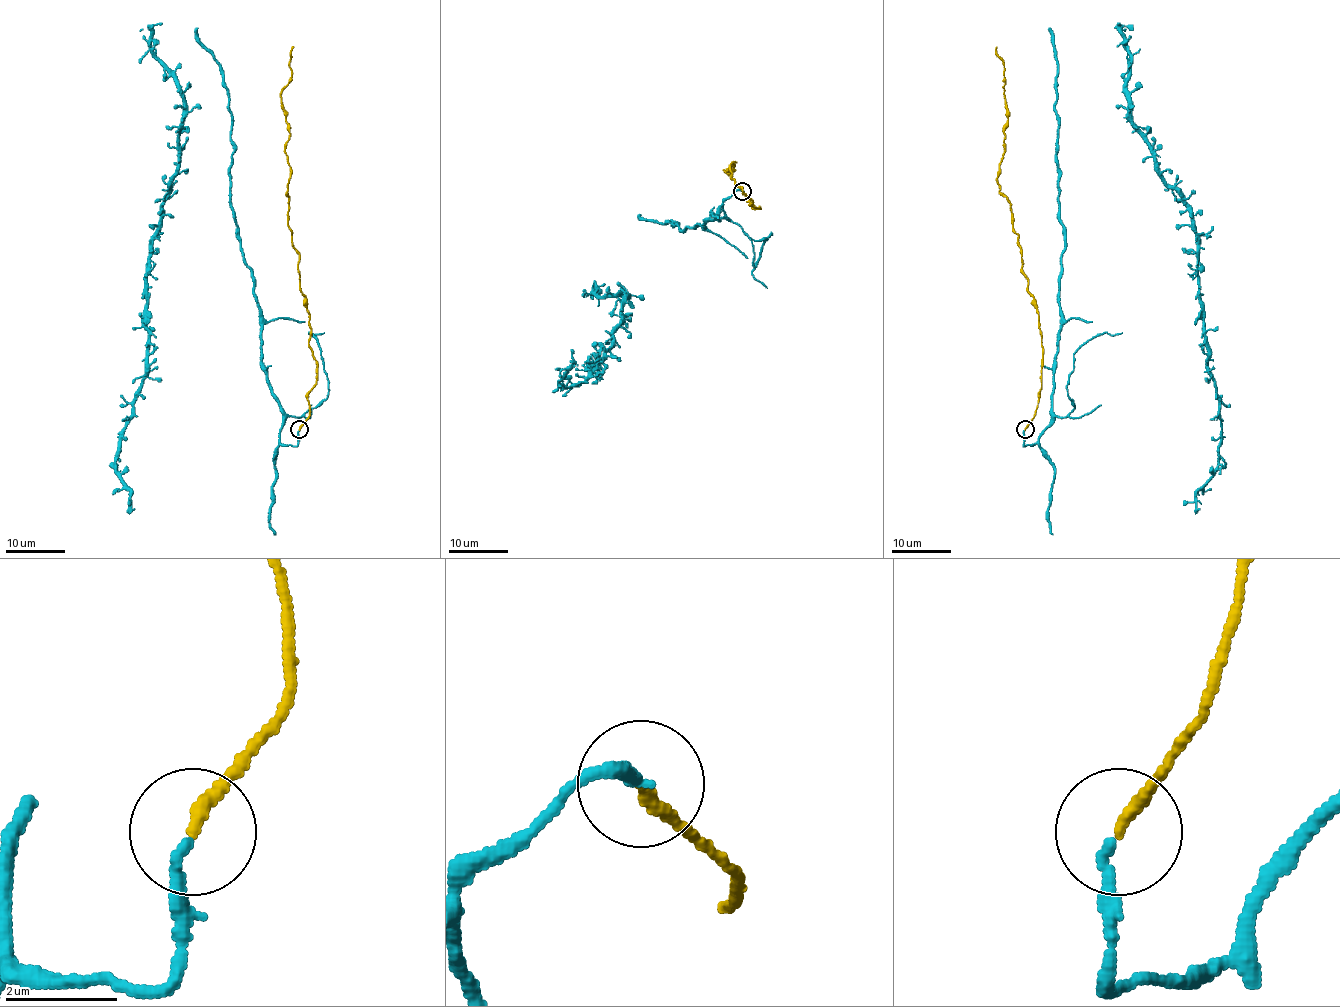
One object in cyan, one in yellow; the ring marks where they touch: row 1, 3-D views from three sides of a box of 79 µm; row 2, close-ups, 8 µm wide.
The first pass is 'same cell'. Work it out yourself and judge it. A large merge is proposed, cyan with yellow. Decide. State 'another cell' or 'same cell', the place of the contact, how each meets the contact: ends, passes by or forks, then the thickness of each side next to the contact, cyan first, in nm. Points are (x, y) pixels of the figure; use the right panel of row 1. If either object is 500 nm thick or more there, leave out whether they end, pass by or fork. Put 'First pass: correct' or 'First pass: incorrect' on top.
First pass: correct
same cell | (1025, 429) | cyan ends | yellow ends | 180/240 nm

